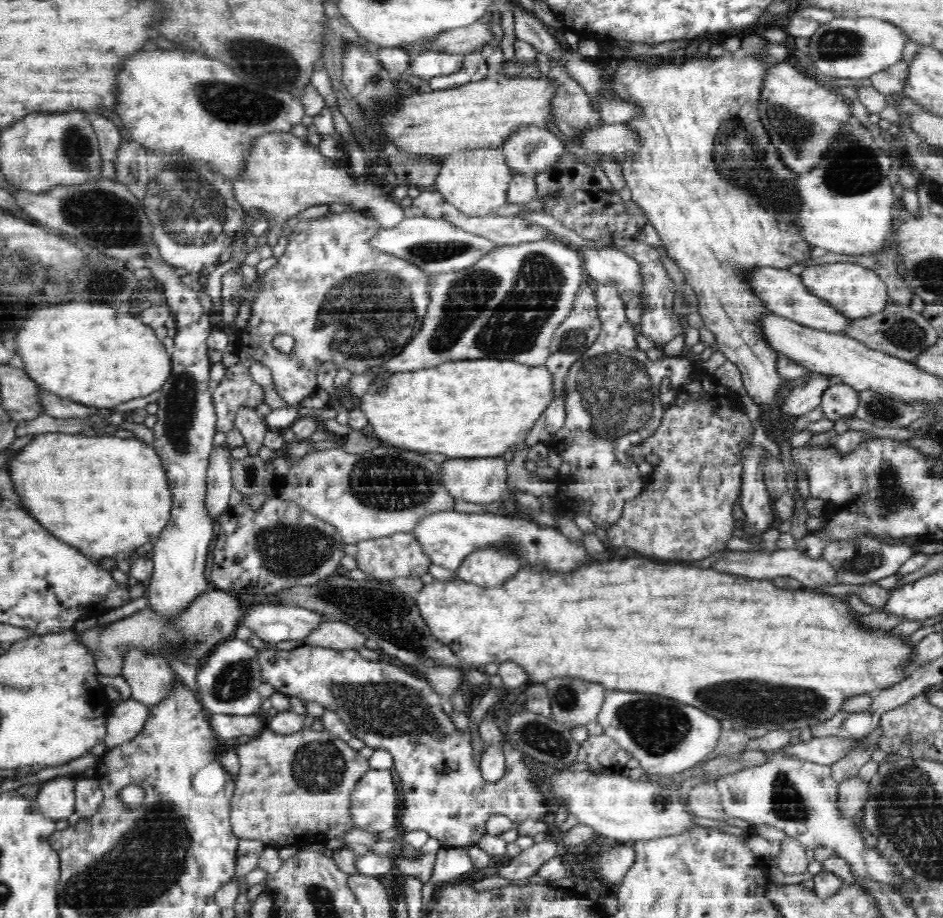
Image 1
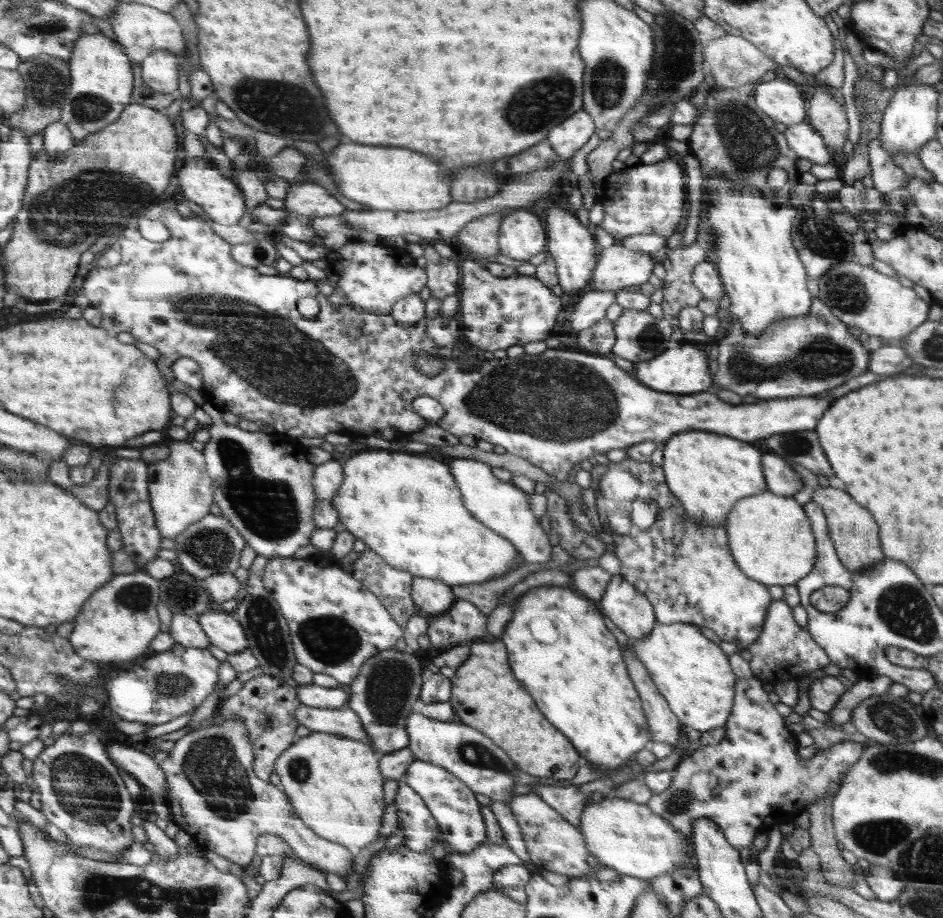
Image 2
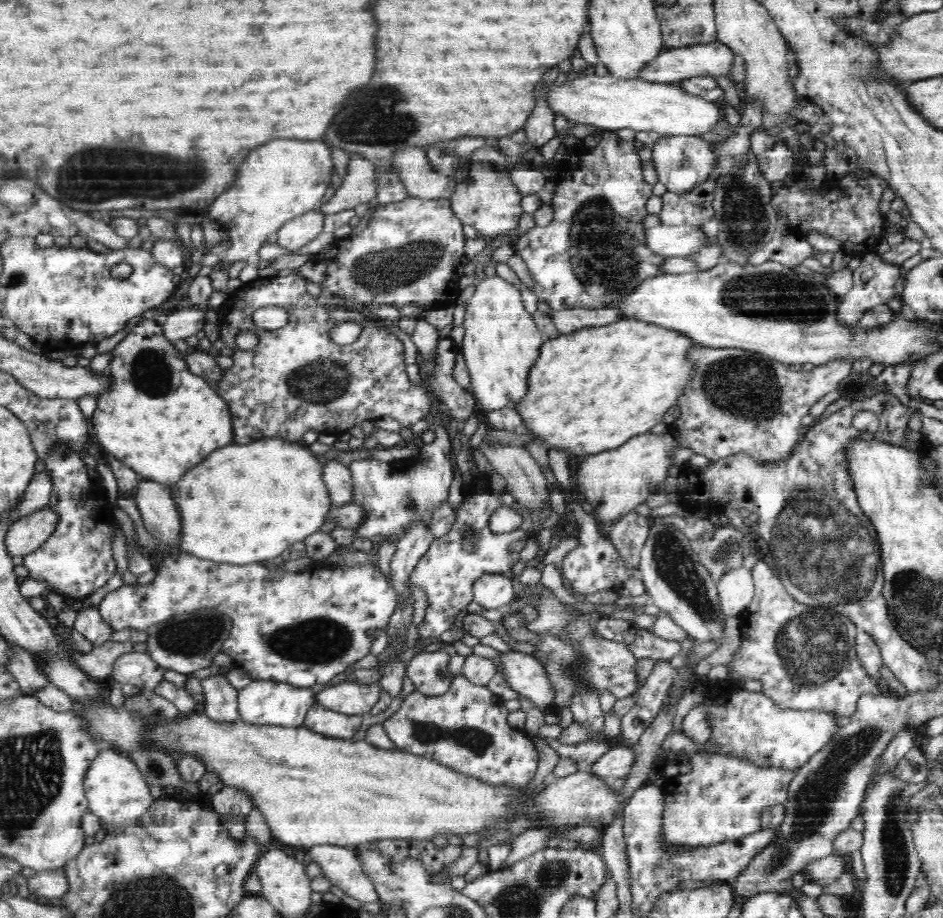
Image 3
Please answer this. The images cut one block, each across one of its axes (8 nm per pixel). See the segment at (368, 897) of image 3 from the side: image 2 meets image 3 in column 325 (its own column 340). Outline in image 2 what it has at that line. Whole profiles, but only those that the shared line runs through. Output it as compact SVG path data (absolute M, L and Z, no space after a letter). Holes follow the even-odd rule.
M243 718L220 720L211 728L188 733L176 741L172 751L157 752L155 760L168 778L170 793L166 796L166 804L172 810L173 822L191 835L193 842L201 850L214 851L234 862L240 869L242 866L247 866L258 853L259 838L264 834L275 833L291 847L292 855L297 860L305 861L326 874L329 872L337 874L344 880L347 880L348 875L350 876L353 870L353 857L348 847L329 842L312 832L296 814L287 793L256 776L253 770L254 750Z

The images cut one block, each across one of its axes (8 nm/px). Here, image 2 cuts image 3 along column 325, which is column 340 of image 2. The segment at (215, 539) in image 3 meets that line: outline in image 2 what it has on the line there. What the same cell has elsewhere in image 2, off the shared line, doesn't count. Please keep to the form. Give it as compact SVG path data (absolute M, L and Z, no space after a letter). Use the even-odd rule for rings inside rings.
M371 448L352 453L342 470L344 479L331 500L332 506L346 532L363 540L366 548L378 553L386 564L406 570L414 577L438 579L448 586L490 581L518 568L518 548L491 527L484 526L468 510L455 476L444 459Z

